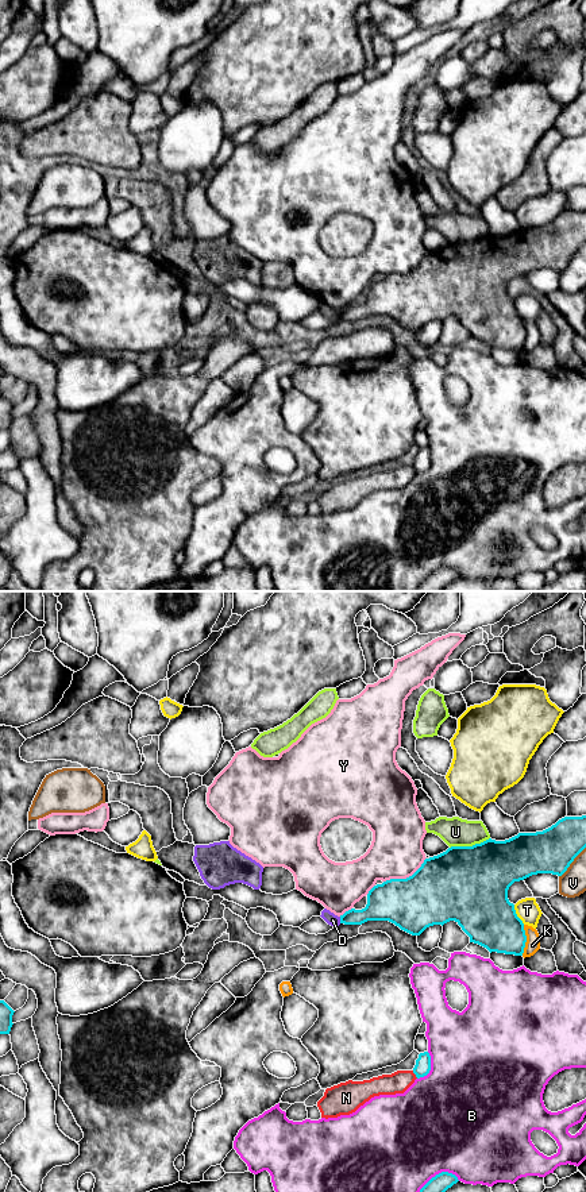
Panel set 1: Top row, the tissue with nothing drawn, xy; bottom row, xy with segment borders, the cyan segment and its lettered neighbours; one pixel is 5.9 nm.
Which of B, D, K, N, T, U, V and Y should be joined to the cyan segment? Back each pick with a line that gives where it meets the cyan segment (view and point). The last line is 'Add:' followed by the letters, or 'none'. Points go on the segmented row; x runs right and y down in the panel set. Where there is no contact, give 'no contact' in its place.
Add: none

